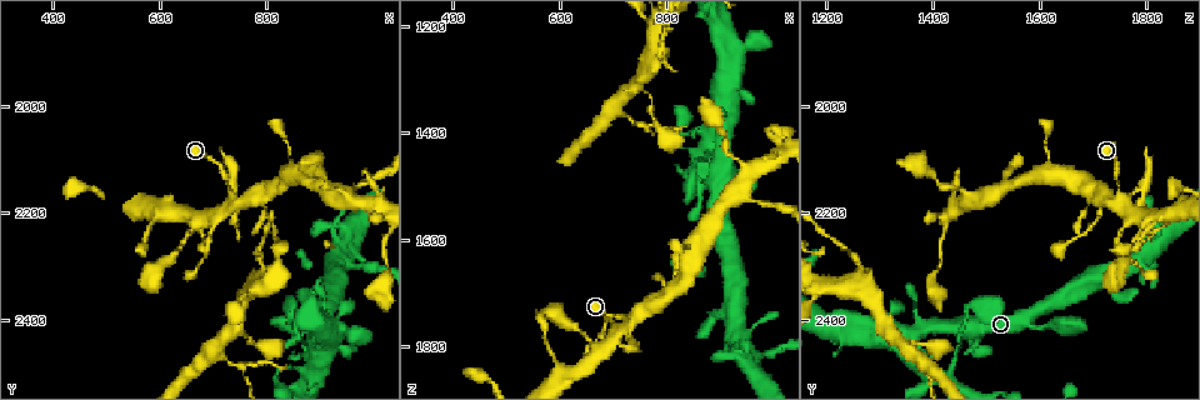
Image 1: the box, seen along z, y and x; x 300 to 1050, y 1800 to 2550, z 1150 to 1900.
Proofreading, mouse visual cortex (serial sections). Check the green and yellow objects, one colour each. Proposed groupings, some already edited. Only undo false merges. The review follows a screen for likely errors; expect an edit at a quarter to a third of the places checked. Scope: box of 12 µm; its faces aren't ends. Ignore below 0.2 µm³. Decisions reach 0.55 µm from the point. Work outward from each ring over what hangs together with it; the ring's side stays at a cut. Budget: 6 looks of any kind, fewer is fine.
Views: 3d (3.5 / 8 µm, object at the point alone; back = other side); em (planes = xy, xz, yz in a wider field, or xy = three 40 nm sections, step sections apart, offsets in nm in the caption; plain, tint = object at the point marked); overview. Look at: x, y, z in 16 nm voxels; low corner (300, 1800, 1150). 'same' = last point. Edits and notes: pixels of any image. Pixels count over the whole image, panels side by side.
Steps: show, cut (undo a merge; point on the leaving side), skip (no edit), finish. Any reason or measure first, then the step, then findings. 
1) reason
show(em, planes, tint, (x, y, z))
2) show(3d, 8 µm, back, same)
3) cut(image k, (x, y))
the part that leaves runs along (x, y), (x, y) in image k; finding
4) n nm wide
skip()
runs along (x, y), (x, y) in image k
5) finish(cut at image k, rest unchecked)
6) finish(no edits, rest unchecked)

abrupt turn
show(3d, 3.5 µm, (740, 2170, 1755))

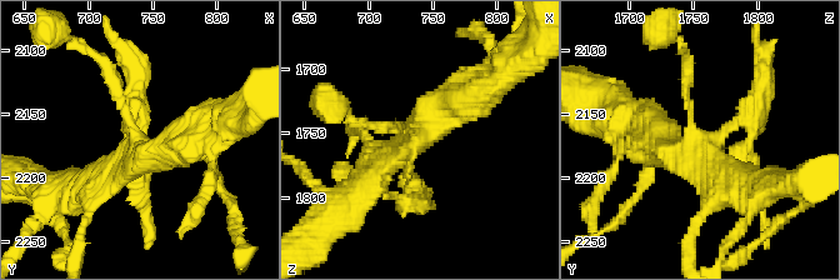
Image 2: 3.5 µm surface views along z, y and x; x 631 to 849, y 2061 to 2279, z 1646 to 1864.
need the tissue
show(em, xy, step 2, tint, (740, 2176, 1750))

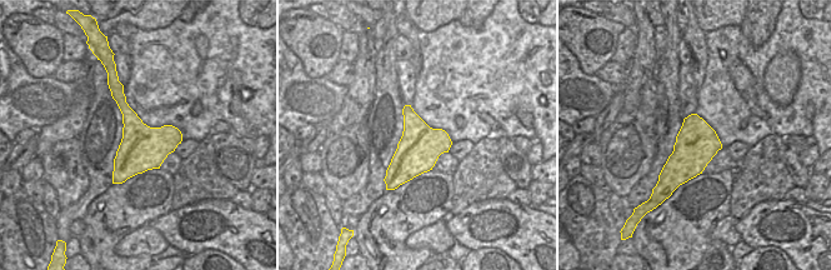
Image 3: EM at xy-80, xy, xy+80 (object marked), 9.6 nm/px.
420 nm wide
skip()
runs along (108, 68), (146, 151), (200, 129) in image 2; all the same cell

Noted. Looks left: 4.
thick turns thin
show(3d, 8 µm, (655, 2230, 1790))

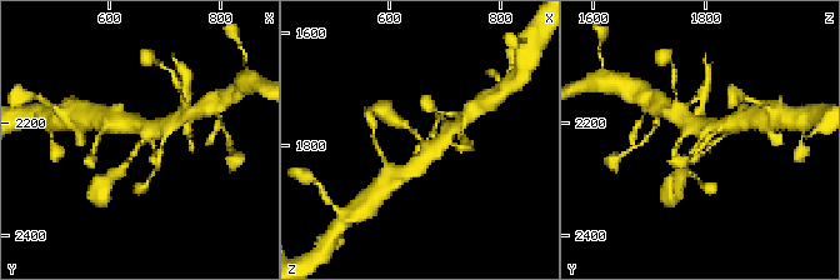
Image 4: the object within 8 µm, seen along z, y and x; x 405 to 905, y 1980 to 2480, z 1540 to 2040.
show(3d, 3.5 µm, (660, 2240, 1785))

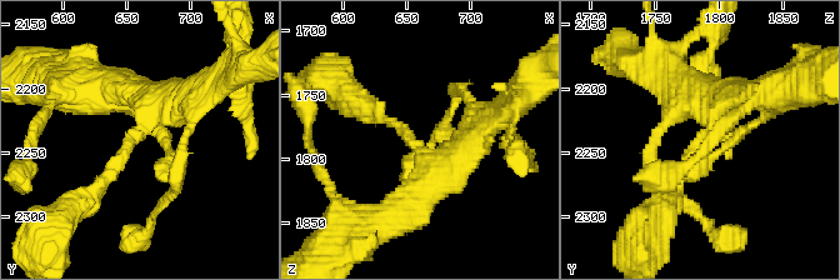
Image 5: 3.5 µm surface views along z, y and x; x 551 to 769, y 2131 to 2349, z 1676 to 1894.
arms of 150, 350 nm
show(em, xy, step 5, tint, (654, 2236, 1788))

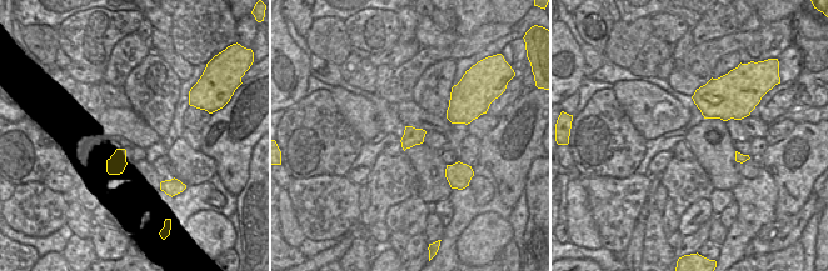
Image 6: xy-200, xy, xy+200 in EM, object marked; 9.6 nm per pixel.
skip()
runs along (191, 93), (149, 111), (91, 196) in image 5; continuous, no second cell

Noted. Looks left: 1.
finish(no edits, rest unchecked)

